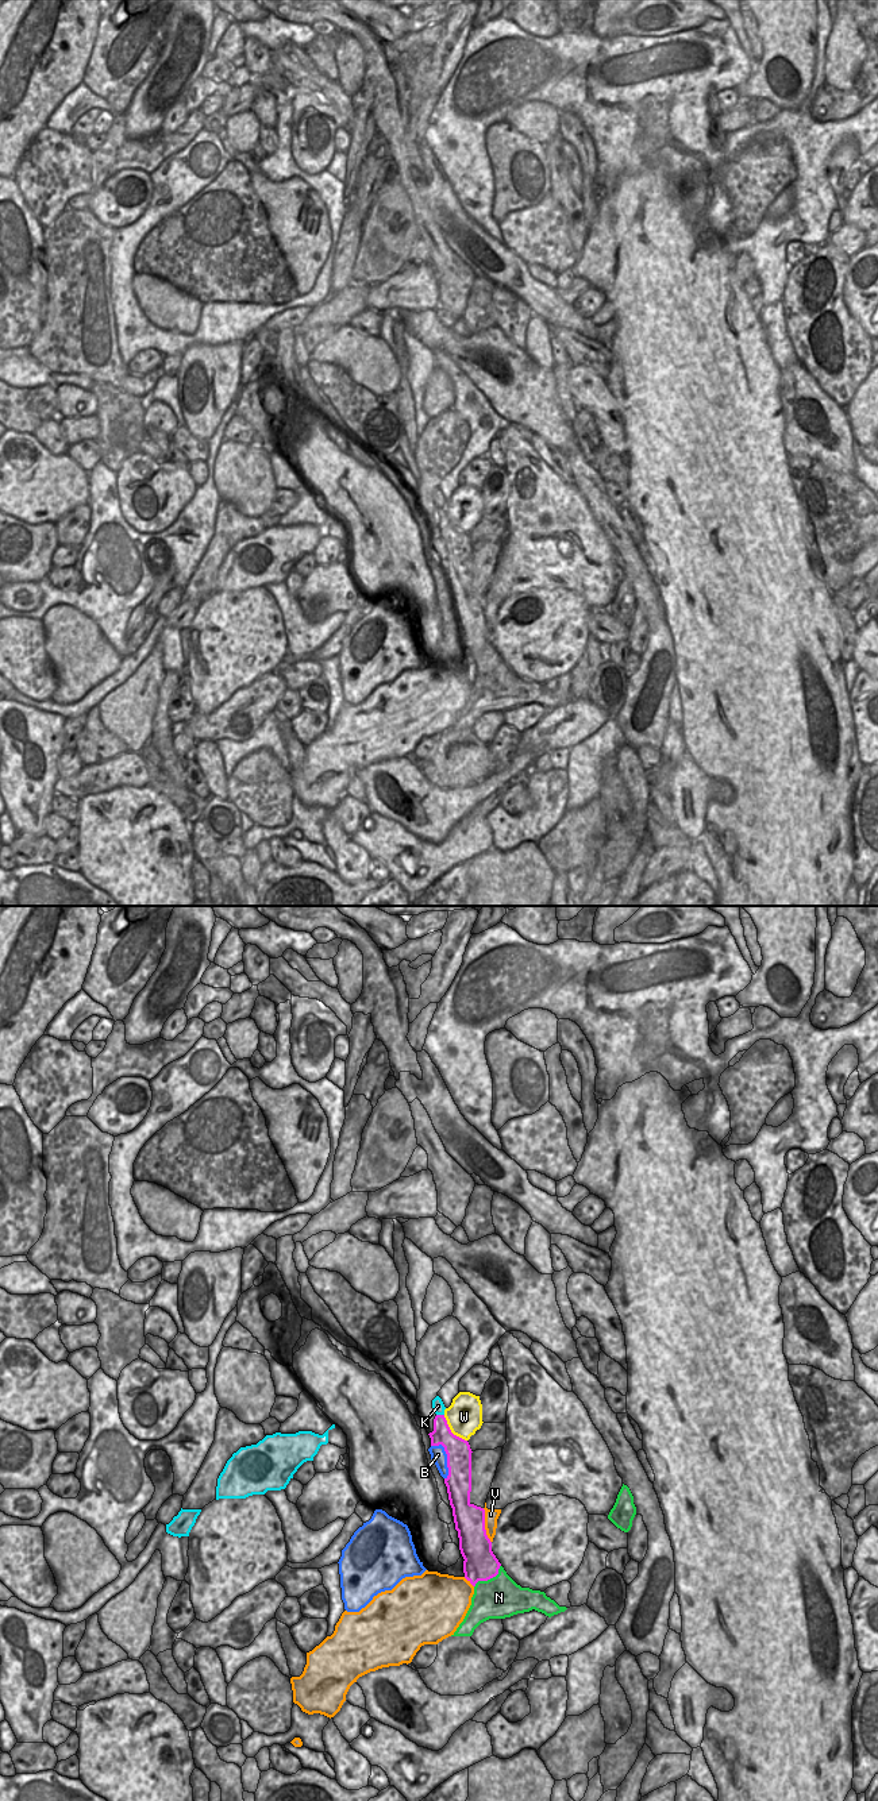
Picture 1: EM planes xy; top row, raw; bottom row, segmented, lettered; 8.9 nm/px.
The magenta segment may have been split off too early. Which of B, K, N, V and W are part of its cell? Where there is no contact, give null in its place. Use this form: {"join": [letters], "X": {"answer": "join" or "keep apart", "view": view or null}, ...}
{"join": [], "B": {"answer": "keep apart", "view": "xy"}, "K": {"answer": "keep apart", "view": "xy"}, "N": {"answer": "keep apart", "view": "xy"}, "V": {"answer": "keep apart", "view": "xy"}, "W": {"answer": "keep apart", "view": "xy"}}

